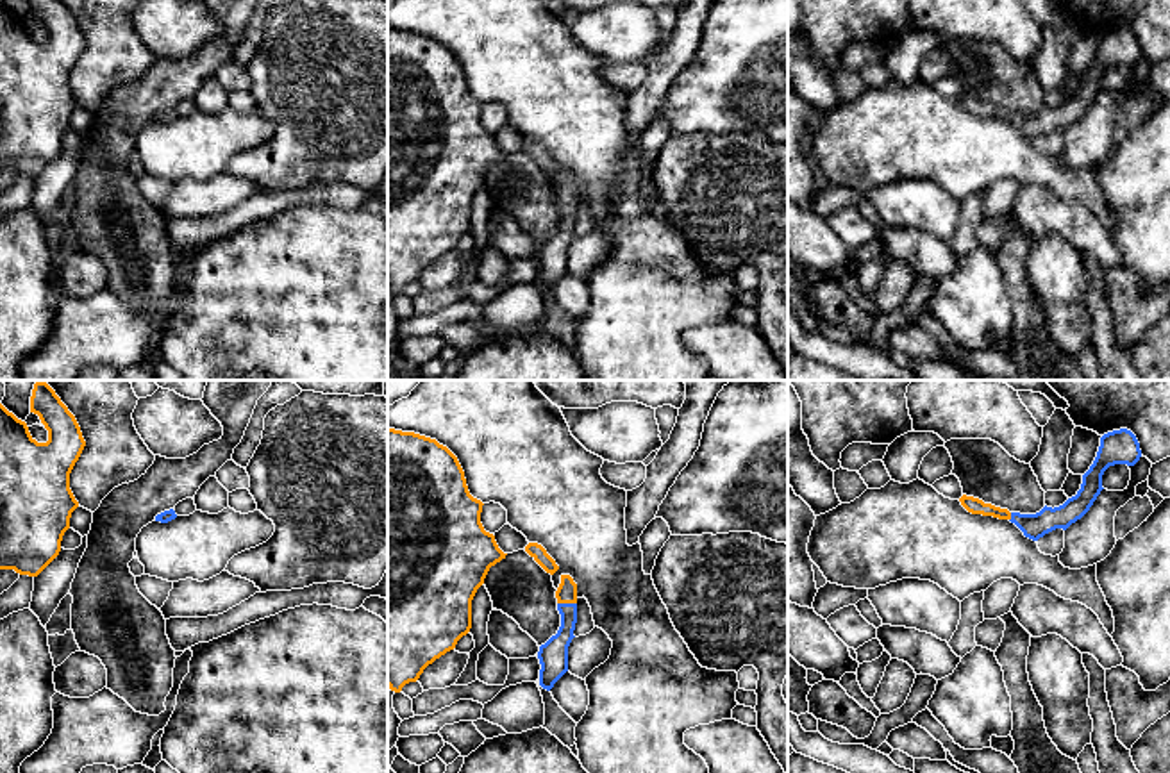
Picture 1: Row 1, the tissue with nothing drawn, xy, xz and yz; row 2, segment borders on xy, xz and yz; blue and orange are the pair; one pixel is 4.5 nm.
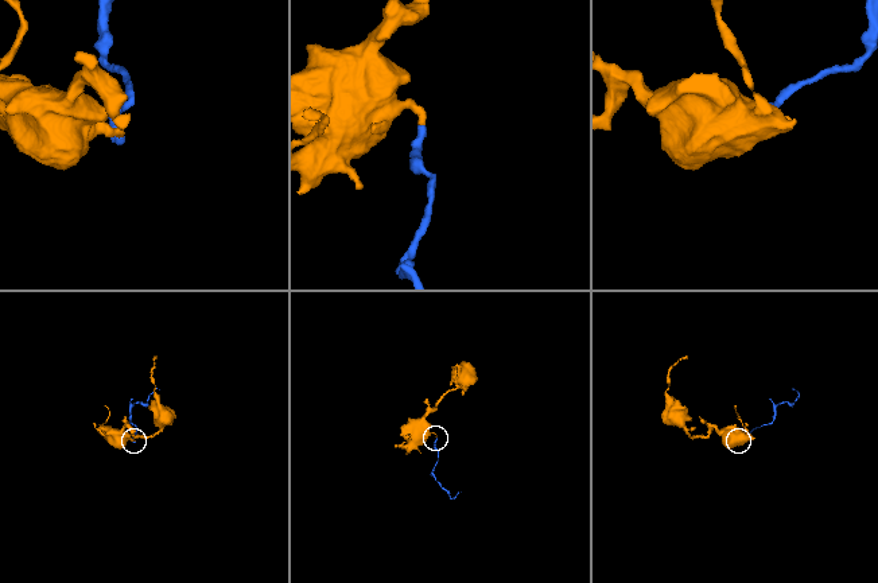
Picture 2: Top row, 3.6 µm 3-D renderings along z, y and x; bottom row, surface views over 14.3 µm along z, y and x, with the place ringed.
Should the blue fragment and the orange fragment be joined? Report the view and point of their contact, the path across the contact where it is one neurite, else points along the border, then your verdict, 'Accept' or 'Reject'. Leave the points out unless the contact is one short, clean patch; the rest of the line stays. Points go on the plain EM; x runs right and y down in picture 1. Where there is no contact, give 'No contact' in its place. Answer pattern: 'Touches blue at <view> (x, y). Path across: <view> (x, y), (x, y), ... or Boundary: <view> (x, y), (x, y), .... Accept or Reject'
Touches blue at xz (567, 204). Path across: xz (552, 256), (567, 229), (567, 204), (567, 193). Accept

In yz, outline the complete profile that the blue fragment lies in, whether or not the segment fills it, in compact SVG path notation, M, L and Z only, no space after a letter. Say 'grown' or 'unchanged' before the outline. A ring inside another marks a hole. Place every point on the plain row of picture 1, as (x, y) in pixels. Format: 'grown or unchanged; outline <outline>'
grown; outline M1120 29L1100 37L1097 57L1090 70L1082 75L1081 89L1075 96L1068 98L1059 107L1052 109L1045 105L1036 114L1020 114L1009 112L1007 109L1000 109L991 104L984 104L982 100L966 95L963 95L959 102L972 114L1009 120L1024 132L1025 137L1038 141L1056 129L1066 130L1072 123L1081 120L1090 111L1090 107L1104 89L1102 75L1109 66L1134 66L1140 57L1141 50L1136 36L1127 29Z

